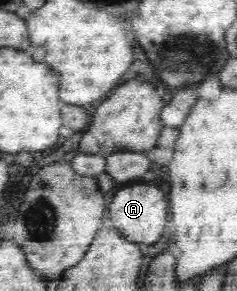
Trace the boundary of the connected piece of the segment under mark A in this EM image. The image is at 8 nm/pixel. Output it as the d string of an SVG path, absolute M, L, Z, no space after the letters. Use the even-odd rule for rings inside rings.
M141 183L133 186L123 186L118 189L113 195L108 210L116 230L124 236L124 240L154 244L162 236L162 228L167 223L168 203L166 194L160 188Z

